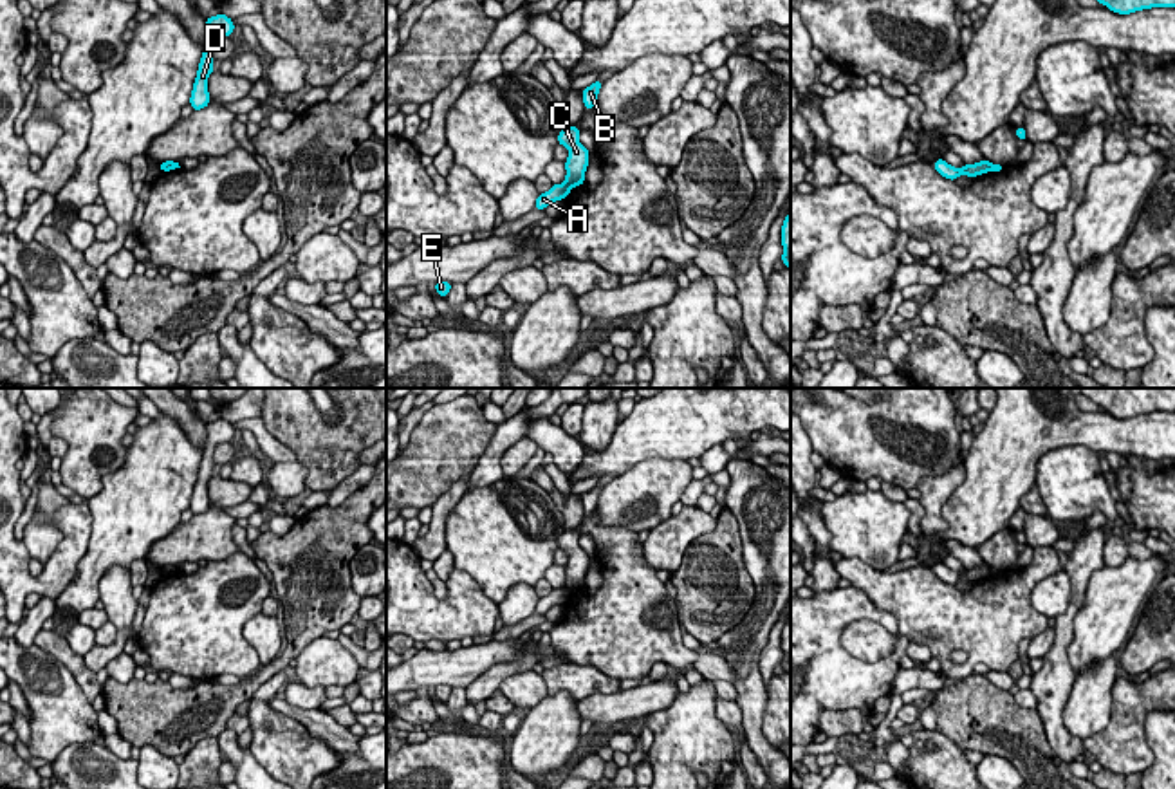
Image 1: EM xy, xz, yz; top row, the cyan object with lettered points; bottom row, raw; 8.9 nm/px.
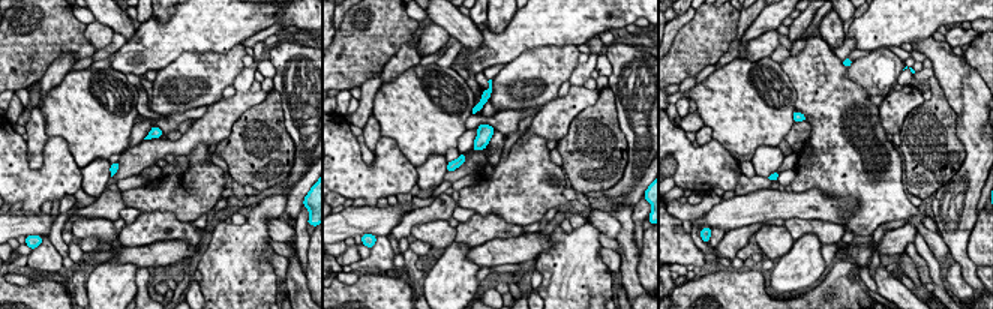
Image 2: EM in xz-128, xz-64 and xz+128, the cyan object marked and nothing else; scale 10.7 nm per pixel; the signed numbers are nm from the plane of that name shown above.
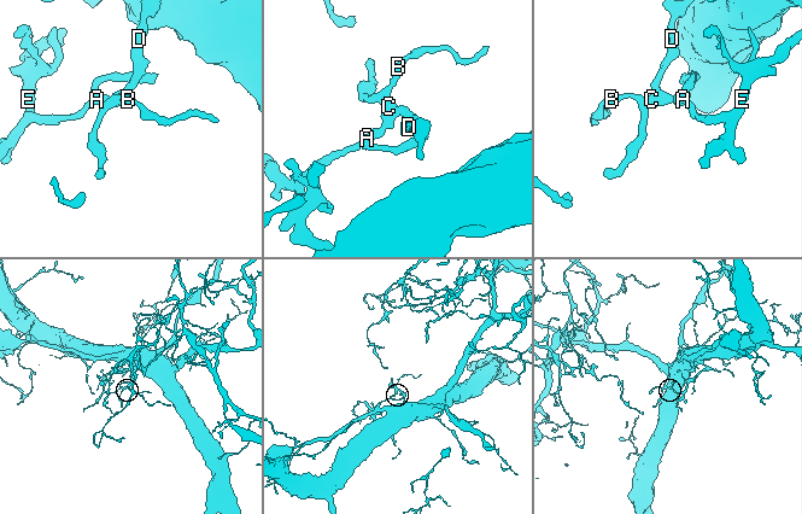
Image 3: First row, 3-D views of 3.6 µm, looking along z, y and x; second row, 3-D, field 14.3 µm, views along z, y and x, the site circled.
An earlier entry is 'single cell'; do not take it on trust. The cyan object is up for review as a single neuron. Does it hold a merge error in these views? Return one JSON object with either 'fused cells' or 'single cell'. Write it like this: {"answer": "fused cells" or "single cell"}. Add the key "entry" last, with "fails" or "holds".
{"answer": "fused cells", "entry": "fails"}

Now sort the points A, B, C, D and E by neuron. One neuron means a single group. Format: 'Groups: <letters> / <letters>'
Groups: A E / B C D

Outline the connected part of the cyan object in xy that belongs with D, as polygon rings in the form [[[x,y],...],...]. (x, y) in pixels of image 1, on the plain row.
[[[222,417],[217,421],[206,422],[206,430],[208,430],[208,441],[204,446],[204,457],[199,468],[197,482],[195,482],[191,502],[190,502],[190,509],[193,515],[202,515],[209,509],[208,482],[215,475],[213,473],[215,448],[220,442],[231,441],[235,435],[233,424]]]

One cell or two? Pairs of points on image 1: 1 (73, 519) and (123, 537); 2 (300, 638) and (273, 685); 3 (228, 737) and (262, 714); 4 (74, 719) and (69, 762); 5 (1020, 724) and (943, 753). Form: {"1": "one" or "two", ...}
{"1": "two", "2": "two", "3": "two", "4": "two", "5": "two"}

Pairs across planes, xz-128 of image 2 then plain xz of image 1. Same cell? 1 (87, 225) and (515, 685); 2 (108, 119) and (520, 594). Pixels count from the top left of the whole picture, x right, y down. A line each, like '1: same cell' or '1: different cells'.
1: same cell
2: different cells

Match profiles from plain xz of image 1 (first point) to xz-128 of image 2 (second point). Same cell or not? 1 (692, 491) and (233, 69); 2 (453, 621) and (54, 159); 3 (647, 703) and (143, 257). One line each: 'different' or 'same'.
1: different
2: same
3: same

